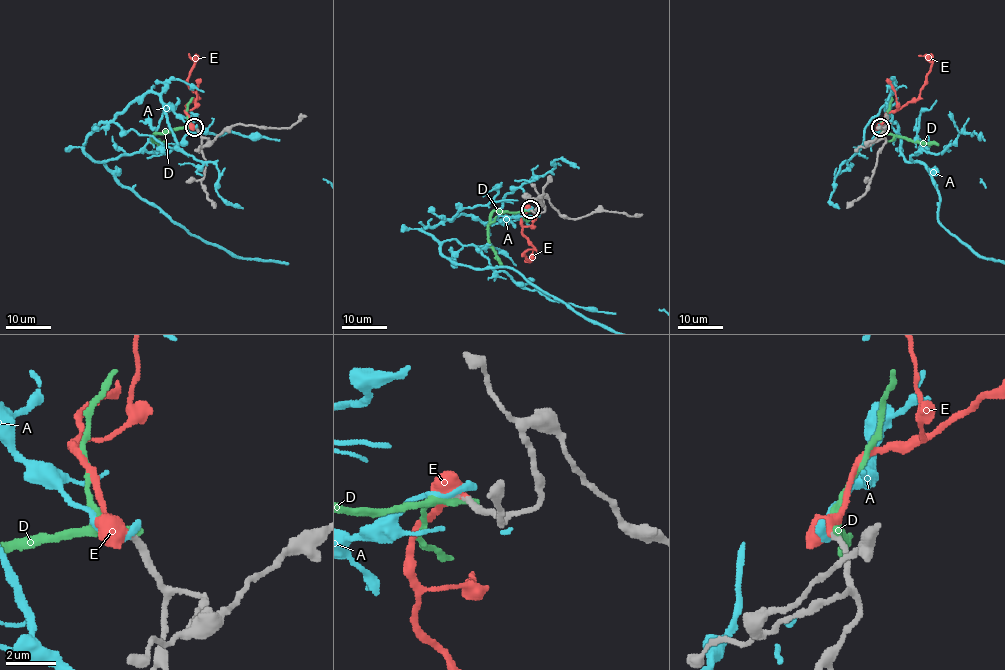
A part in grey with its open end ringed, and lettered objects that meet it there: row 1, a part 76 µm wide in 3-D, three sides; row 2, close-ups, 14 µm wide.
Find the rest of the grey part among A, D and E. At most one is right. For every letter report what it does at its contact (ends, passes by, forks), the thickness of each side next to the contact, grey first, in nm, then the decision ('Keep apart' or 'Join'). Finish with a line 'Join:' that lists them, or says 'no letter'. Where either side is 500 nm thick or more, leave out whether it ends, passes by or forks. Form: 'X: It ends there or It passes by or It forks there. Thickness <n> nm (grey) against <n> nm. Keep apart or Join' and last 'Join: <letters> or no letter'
A: It ends there. Thickness 200 nm (grey) against 360 nm. Keep apart
D: It ends there. Thickness 280 nm (grey) against 400 nm. Keep apart
E: Thickness 260 nm (grey) against 650 nm. Join
Join: E

